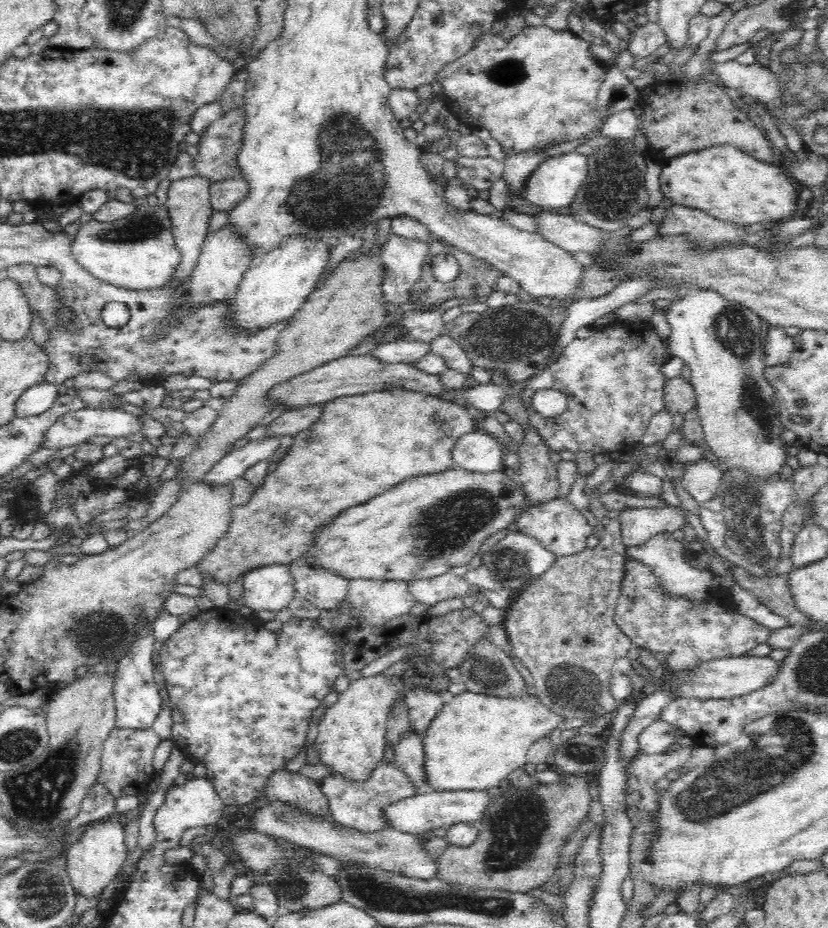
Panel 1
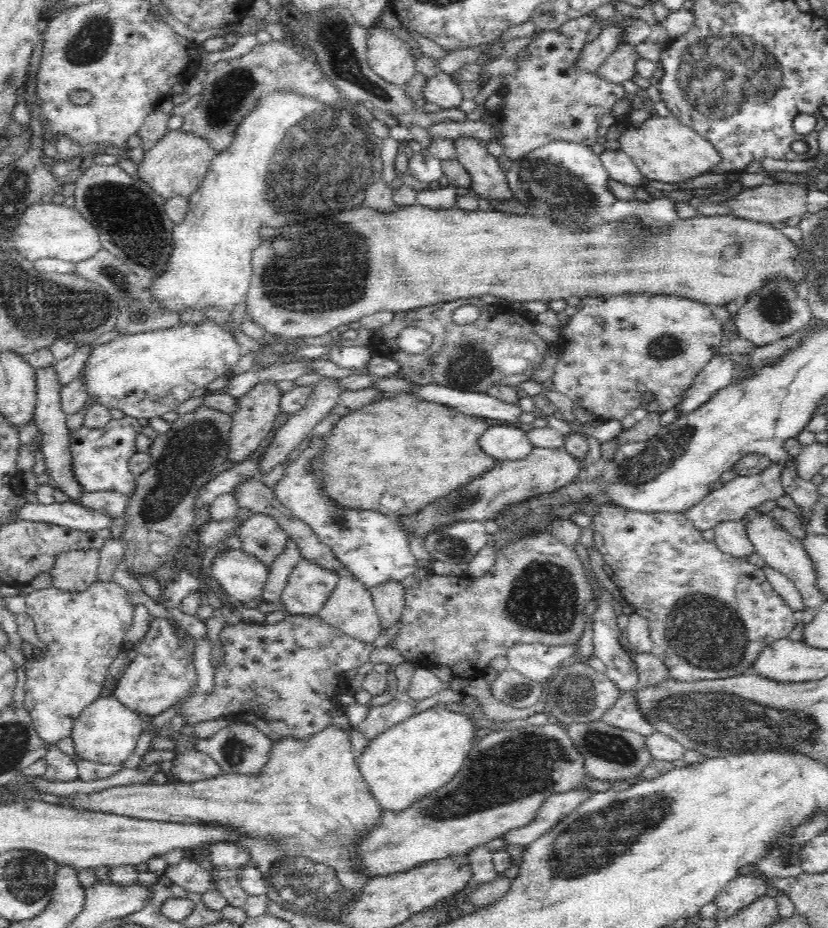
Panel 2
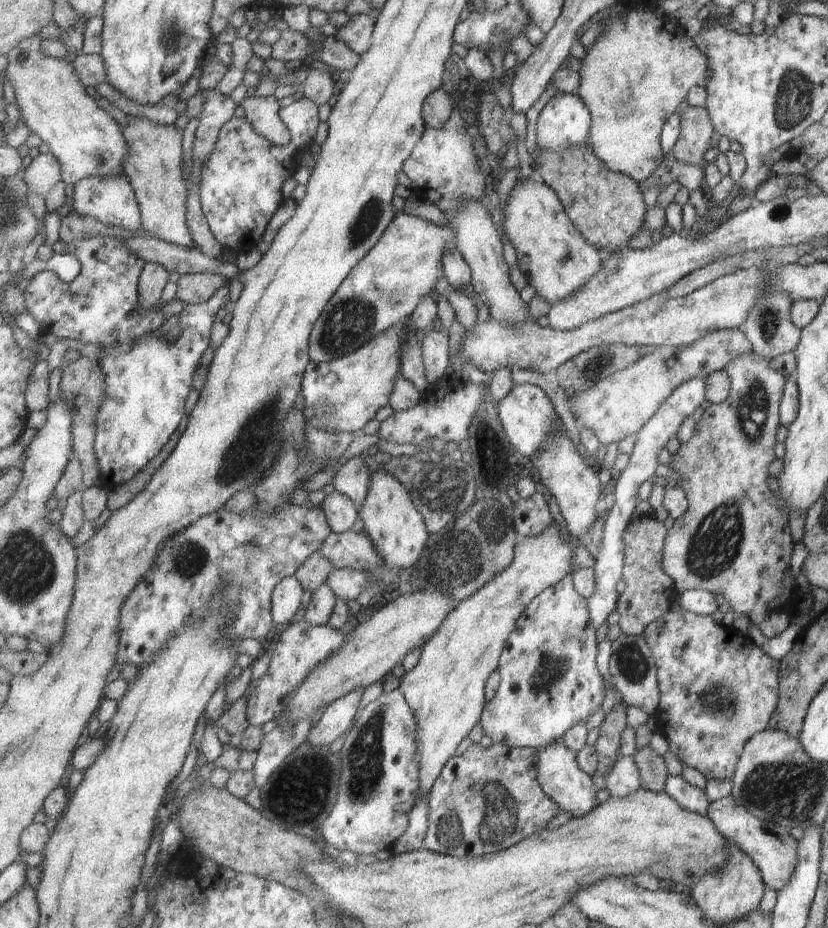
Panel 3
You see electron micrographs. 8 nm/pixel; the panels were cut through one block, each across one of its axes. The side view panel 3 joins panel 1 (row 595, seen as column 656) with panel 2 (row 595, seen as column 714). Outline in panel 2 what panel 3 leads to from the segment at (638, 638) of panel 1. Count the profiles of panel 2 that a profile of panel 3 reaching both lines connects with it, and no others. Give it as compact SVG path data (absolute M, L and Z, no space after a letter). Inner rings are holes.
M606 504L598 508L598 512L593 516L593 537L594 548L603 558L603 562L608 564L614 570L614 582L622 590L624 600L634 608L636 614L646 618L650 630L650 639L653 643L651 654L654 654L662 663L666 665L668 676L674 680L690 683L698 680L726 679L734 676L741 676L750 672L756 664L758 656L766 646L781 639L787 639L788 634L796 628L795 611L790 608L784 599L772 588L768 582L763 569L750 563L747 559L740 559L722 552L716 546L715 541L706 541L702 537L702 531L698 530L685 513L667 513L667 512L636 512L630 511L624 507L616 507L614 504Z

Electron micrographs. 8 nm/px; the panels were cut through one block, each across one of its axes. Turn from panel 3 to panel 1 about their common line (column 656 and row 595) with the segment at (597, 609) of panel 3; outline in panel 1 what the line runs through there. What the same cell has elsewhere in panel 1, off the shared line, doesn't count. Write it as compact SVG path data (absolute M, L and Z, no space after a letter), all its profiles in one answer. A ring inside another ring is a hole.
M446 573L436 578L428 580L412 580L408 582L408 587L412 595L418 599L418 602L427 605L435 605L442 600L450 598L470 598L472 596L472 583L460 576L452 573Z

